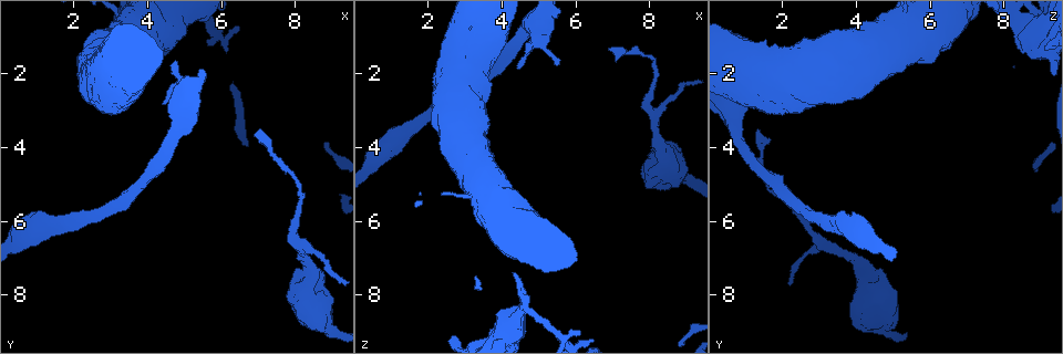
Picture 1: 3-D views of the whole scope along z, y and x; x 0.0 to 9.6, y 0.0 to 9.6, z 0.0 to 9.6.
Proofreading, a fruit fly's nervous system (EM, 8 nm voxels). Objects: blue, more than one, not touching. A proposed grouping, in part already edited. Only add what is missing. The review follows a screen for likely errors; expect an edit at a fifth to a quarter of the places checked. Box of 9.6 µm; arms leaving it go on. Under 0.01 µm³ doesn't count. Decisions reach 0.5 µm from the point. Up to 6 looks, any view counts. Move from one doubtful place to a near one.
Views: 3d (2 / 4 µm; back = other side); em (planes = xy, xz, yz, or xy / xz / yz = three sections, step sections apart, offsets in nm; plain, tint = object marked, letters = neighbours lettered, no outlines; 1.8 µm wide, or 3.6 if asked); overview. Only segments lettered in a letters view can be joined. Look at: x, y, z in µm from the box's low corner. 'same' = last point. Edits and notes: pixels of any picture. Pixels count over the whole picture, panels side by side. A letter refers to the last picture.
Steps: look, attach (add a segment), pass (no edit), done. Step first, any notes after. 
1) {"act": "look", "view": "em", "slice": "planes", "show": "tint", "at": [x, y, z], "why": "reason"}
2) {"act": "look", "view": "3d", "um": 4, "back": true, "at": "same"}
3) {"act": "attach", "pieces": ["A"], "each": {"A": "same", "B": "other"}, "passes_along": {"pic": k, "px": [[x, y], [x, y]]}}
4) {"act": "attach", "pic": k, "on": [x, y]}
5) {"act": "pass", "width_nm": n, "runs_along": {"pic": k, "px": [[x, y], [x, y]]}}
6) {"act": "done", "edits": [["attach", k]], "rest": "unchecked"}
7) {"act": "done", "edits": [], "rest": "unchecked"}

{"act": "look", "view": "em", "slice": "planes", "show": "letters", "at": [2.70, 1.25, 9.05], "why": "branch stops here"}

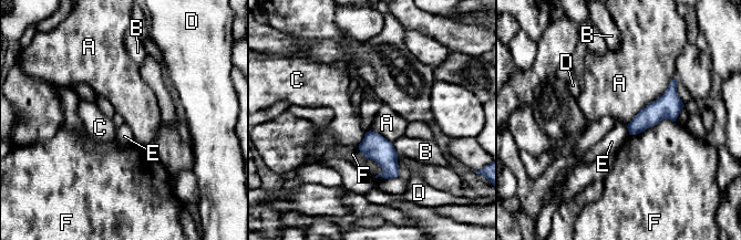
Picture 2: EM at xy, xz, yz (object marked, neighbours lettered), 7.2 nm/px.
{"act": "pass", "width_nm": 120, "each": {"A": "other", "B": "other", "C": "other", "D": "other", "E": "other", "F": "other"}, "border": {"pic": 2, "px": [[675, 77], [626, 125]]}, "found": "none of them fits"}

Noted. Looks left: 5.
{"act": "look", "view": "3d", "um": 4, "at": [6.85, 3.65, 1.30]}

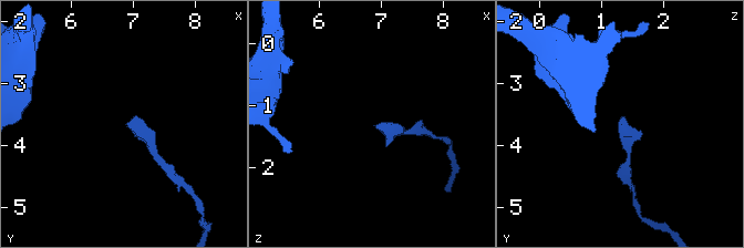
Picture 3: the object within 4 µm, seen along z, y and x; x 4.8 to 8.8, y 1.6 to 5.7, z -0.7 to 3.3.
{"act": "look", "view": "em", "slice": "planes", "show": "plain", "at": [6.90, 3.65, 1.35]}

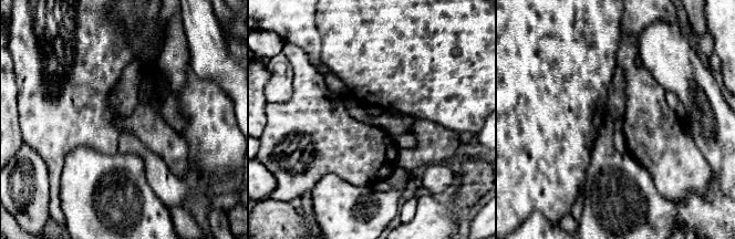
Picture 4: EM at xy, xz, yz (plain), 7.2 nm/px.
{"act": "look", "view": "em", "slice": "planes", "show": "letters", "at": "same"}

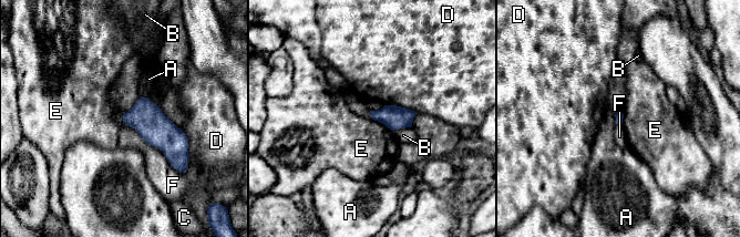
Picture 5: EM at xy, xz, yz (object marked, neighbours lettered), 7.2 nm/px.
{"act": "pass", "each": {"A": "other", "B": "other", "C": "other", "D": "other", "E": "other", "F": "other"}, "found": "none of them fits"}

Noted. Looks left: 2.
{"act": "done", "edits": [], "rest": "unchecked"}

